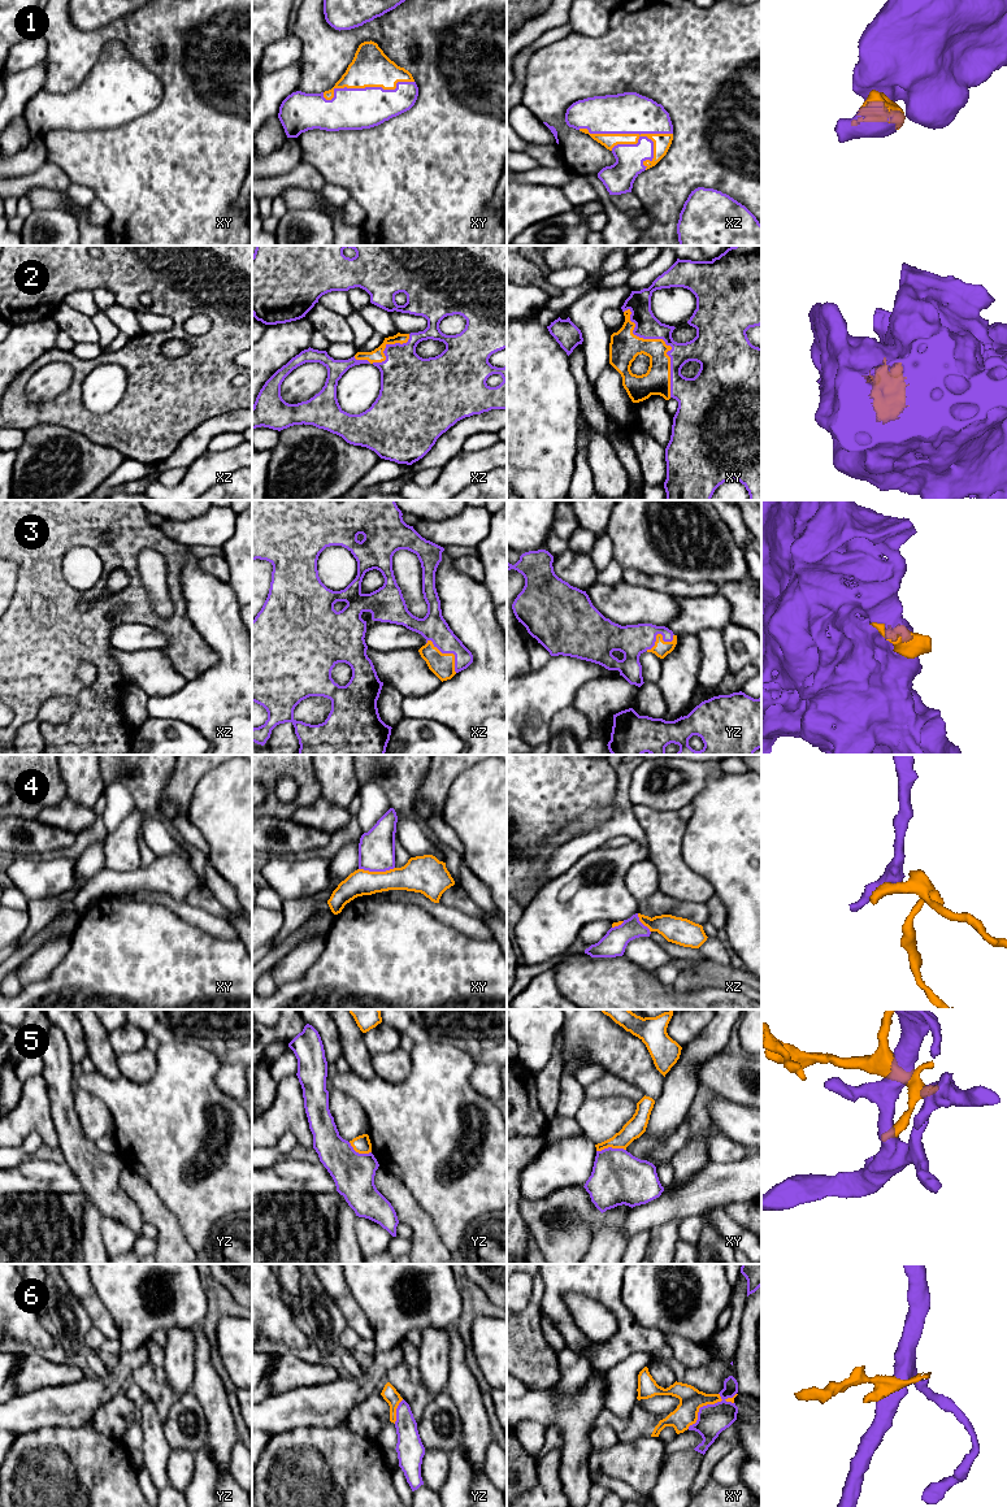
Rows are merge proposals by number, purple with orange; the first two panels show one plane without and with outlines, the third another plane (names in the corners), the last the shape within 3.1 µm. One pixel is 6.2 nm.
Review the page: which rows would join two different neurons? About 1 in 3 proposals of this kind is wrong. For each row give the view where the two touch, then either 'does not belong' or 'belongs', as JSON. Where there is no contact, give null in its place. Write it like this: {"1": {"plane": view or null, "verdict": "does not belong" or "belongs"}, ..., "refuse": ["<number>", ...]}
{"1": {"plane": "xz", "verdict": "belongs"}, "2": {"plane": "xy", "verdict": "belongs"}, "3": {"plane": "xz", "verdict": "belongs"}, "4": {"plane": "xy", "verdict": "does not belong"}, "5": {"plane": "xy", "verdict": "does not belong"}, "6": {"plane": "xy", "verdict": "does not belong"}, "refuse": ["4", "5", "6"]}

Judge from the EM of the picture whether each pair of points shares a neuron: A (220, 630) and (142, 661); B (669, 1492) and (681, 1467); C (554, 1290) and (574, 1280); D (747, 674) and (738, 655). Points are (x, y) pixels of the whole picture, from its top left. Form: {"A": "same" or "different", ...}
{"A": "different", "B": "same", "C": "same", "D": "different"}

